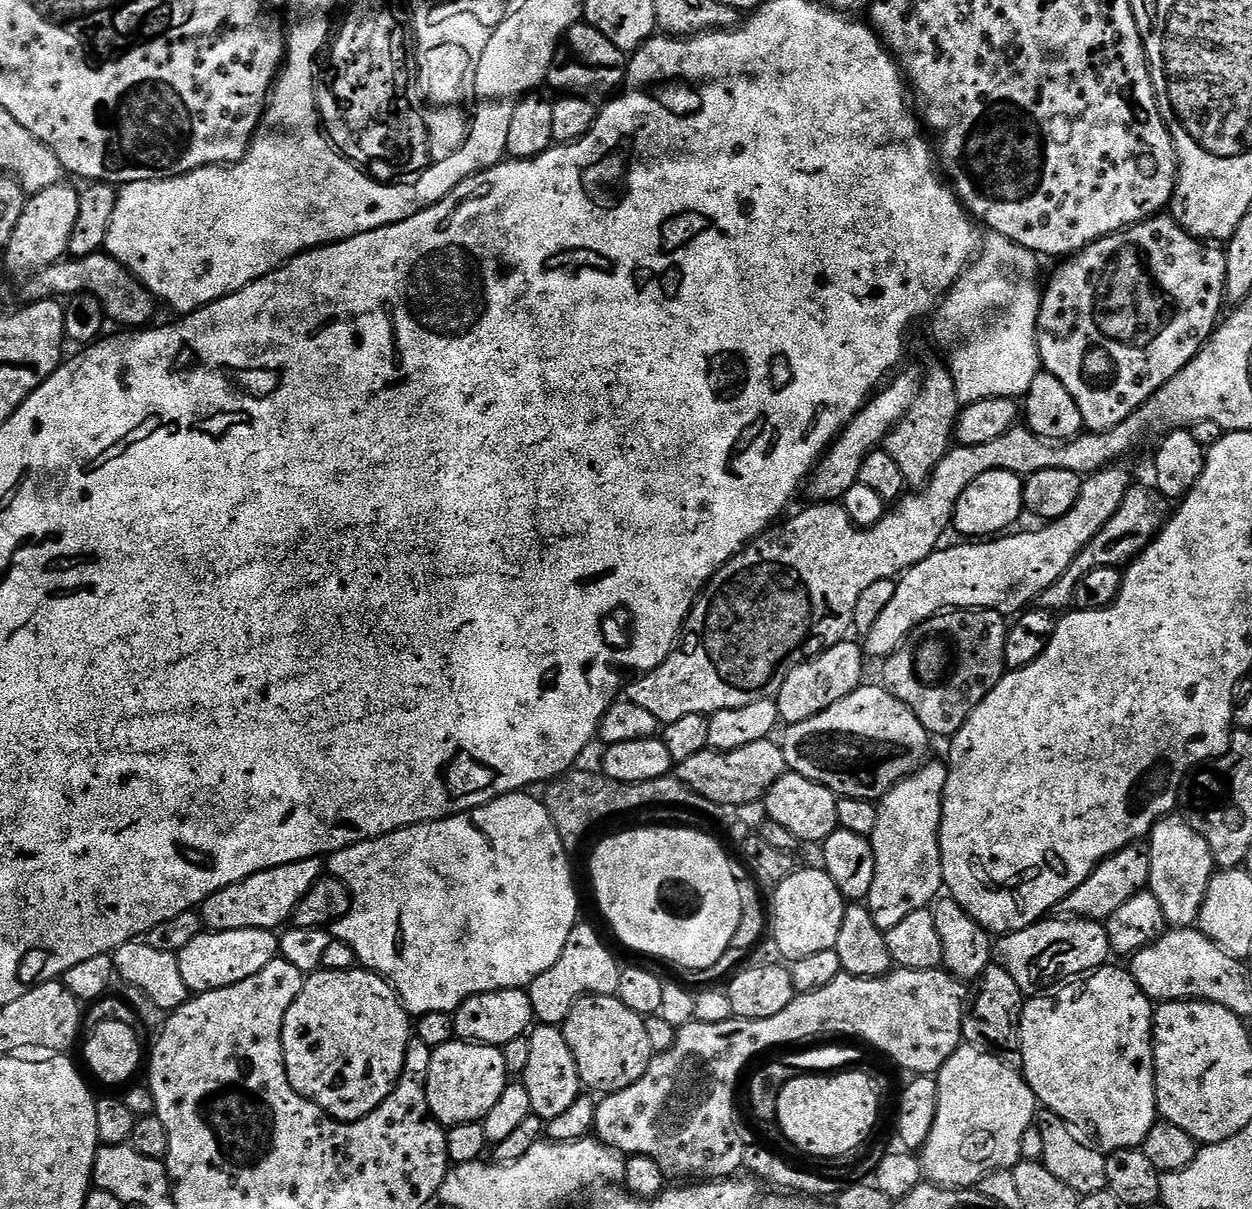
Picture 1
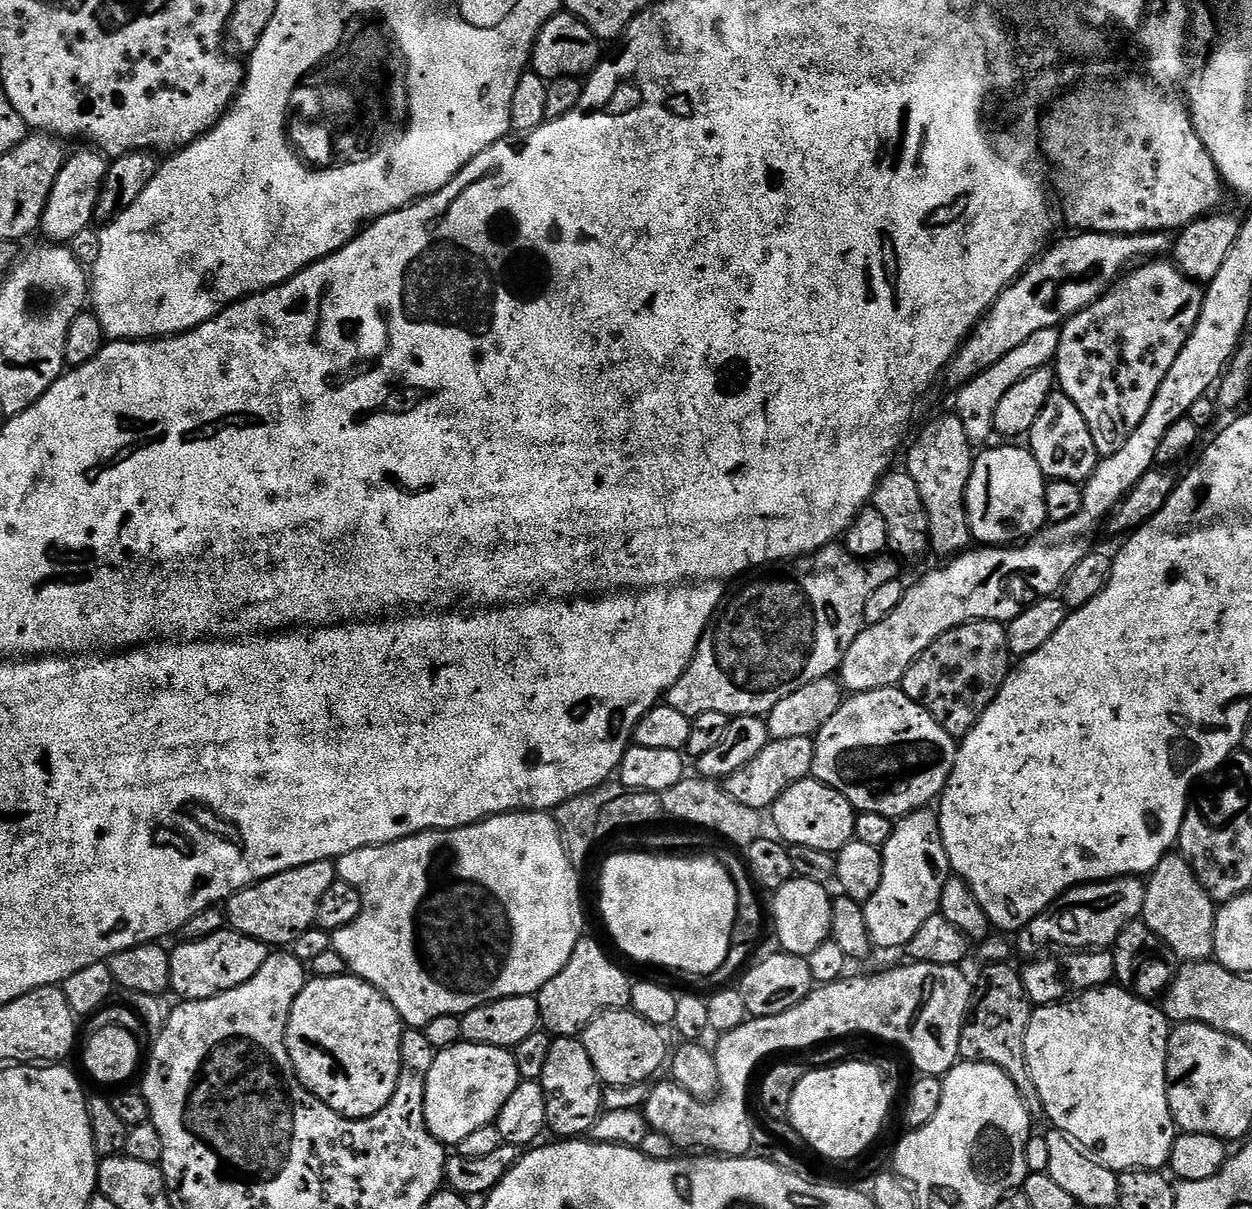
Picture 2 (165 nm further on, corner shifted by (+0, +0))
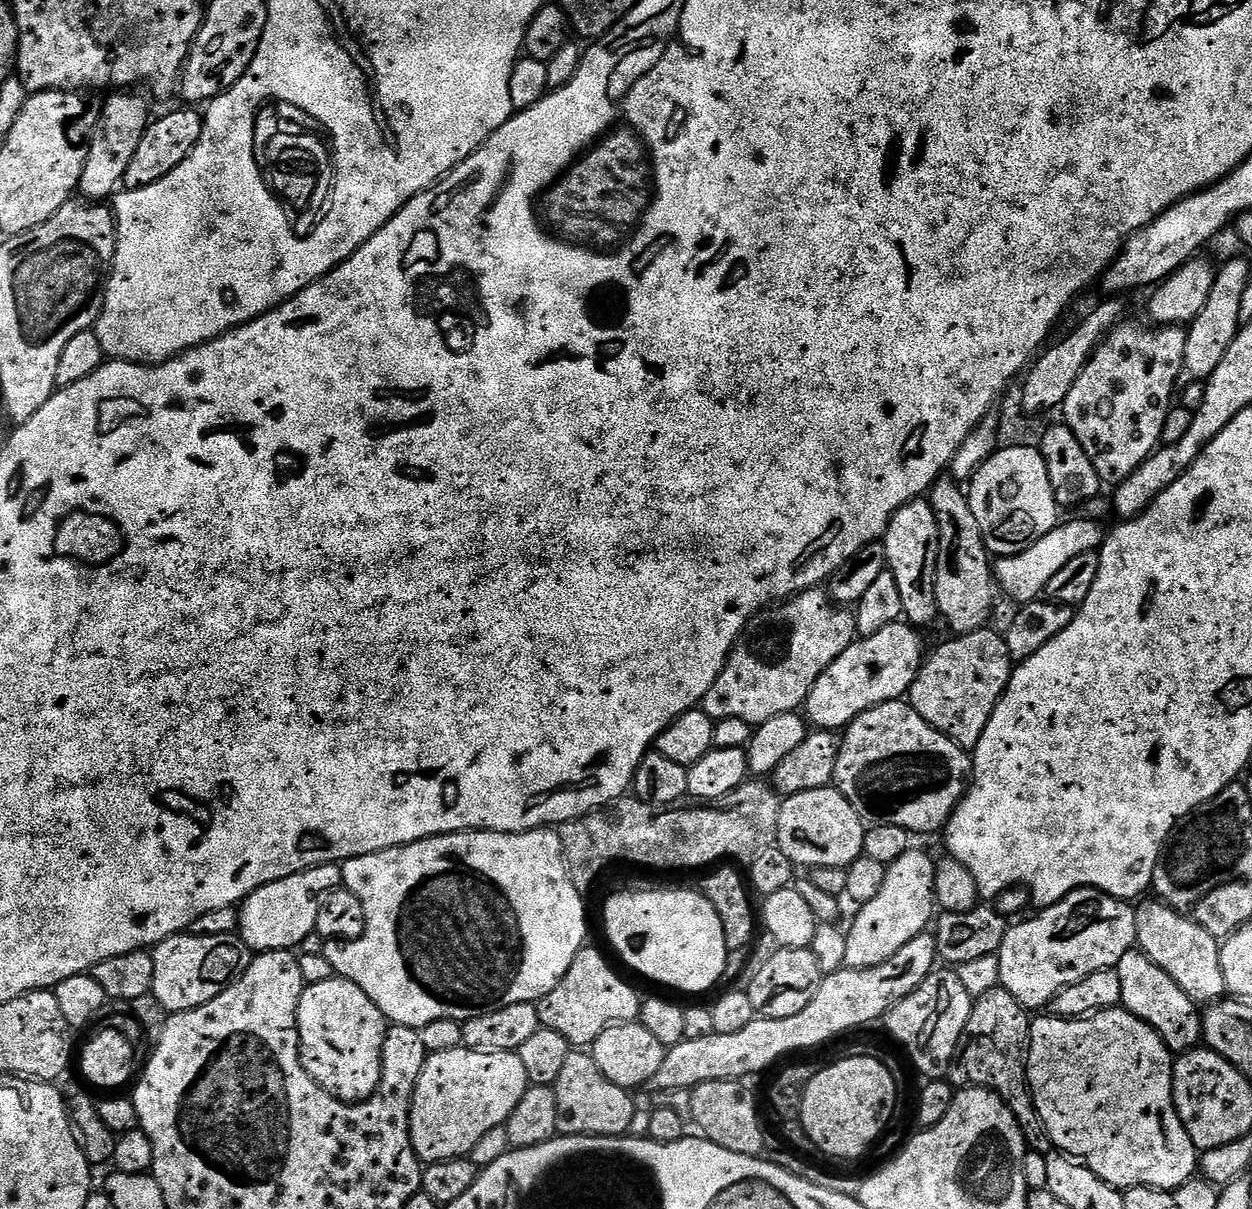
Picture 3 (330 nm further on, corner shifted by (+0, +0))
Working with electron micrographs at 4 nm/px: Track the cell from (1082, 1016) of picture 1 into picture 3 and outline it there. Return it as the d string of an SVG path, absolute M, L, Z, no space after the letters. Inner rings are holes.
M1123 1006L1107 1008L1101 1012L1093 1012L1091 1016L1079 1018L1065 1018L1051 1014L1040 1014L1031 1021L1028 1029L1028 1054L1026 1067L1028 1069L1028 1086L1032 1094L1032 1104L1040 1115L1044 1130L1052 1140L1053 1149L1065 1152L1068 1156L1075 1156L1080 1163L1085 1164L1102 1182L1121 1190L1146 1186L1160 1188L1164 1192L1175 1193L1187 1180L1193 1179L1198 1172L1198 1150L1194 1142L1190 1142L1190 1134L1186 1134L1186 1126L1182 1126L1182 1118L1178 1118L1176 1103L1172 1097L1172 1065L1173 1053L1164 1045L1164 1039L1142 1018L1130 1014Z

